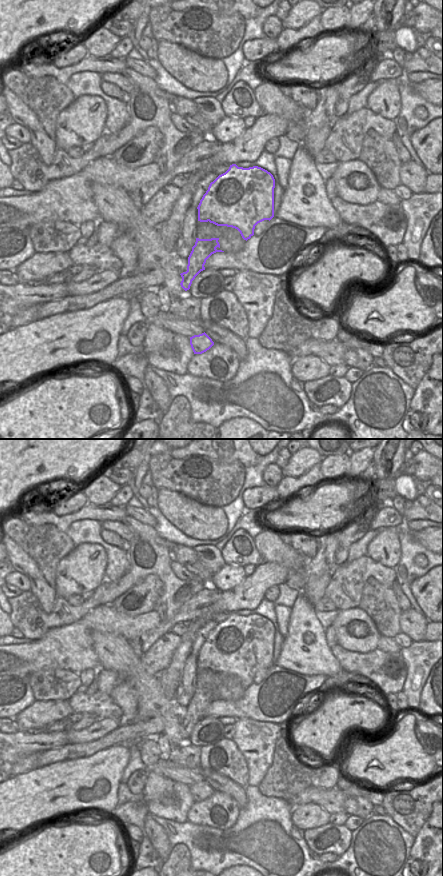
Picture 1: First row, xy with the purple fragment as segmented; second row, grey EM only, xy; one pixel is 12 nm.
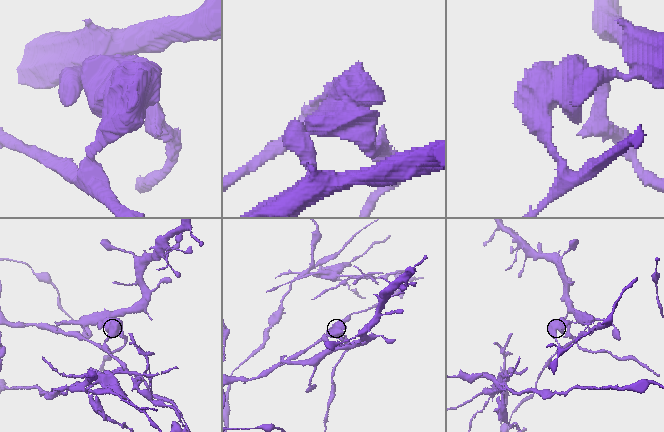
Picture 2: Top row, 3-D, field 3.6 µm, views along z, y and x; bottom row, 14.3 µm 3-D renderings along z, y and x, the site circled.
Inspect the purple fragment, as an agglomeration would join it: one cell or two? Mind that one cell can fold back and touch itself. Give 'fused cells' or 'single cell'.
fused cells

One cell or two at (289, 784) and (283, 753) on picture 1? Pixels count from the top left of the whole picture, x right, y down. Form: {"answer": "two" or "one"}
{"answer": "one"}

